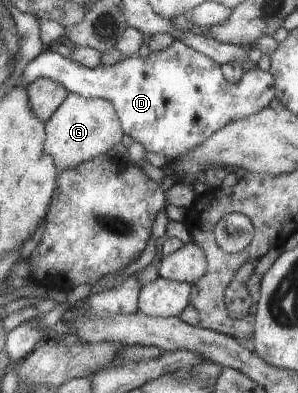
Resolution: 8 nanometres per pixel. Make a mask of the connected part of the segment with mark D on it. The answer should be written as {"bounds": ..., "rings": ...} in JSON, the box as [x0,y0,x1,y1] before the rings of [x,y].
{"bounds":[20,40,276,162],"rings":[[[175,40],[163,50],[149,51],[147,56],[135,55],[121,59],[112,65],[97,65],[93,68],[85,68],[52,50],[45,50],[27,65],[20,76],[20,82],[27,86],[32,80],[41,77],[61,83],[69,93],[112,102],[116,108],[116,115],[120,116],[124,133],[130,136],[133,142],[141,144],[146,151],[163,154],[167,162],[199,147],[213,132],[219,131],[230,121],[243,119],[265,108],[276,93],[273,76],[269,74],[269,71],[263,71],[255,66],[244,70],[241,78],[230,83],[223,75],[220,64],[207,55],[185,46],[181,41]]]}

